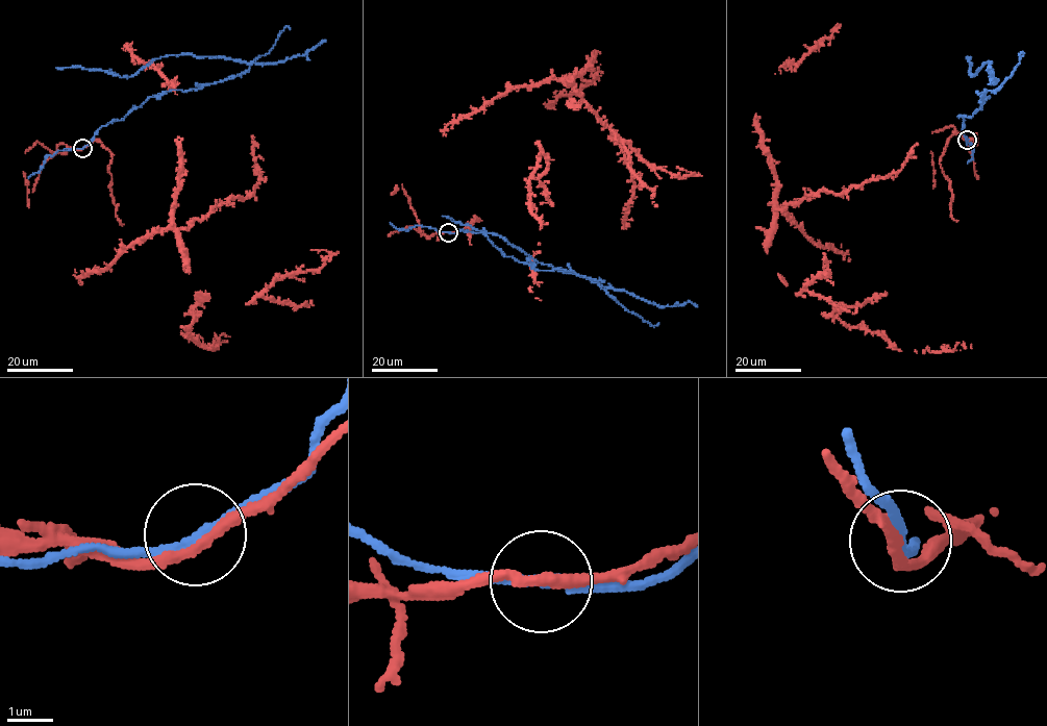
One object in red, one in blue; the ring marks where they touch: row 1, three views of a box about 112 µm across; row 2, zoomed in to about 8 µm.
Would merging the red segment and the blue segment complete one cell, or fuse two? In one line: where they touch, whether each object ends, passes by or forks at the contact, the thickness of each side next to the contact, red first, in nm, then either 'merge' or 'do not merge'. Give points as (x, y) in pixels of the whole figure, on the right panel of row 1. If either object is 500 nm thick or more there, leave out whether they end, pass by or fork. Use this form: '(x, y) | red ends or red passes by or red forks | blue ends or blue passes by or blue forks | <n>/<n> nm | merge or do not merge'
(967, 140) | red passes by | blue passes by | 240/200 nm | do not merge

